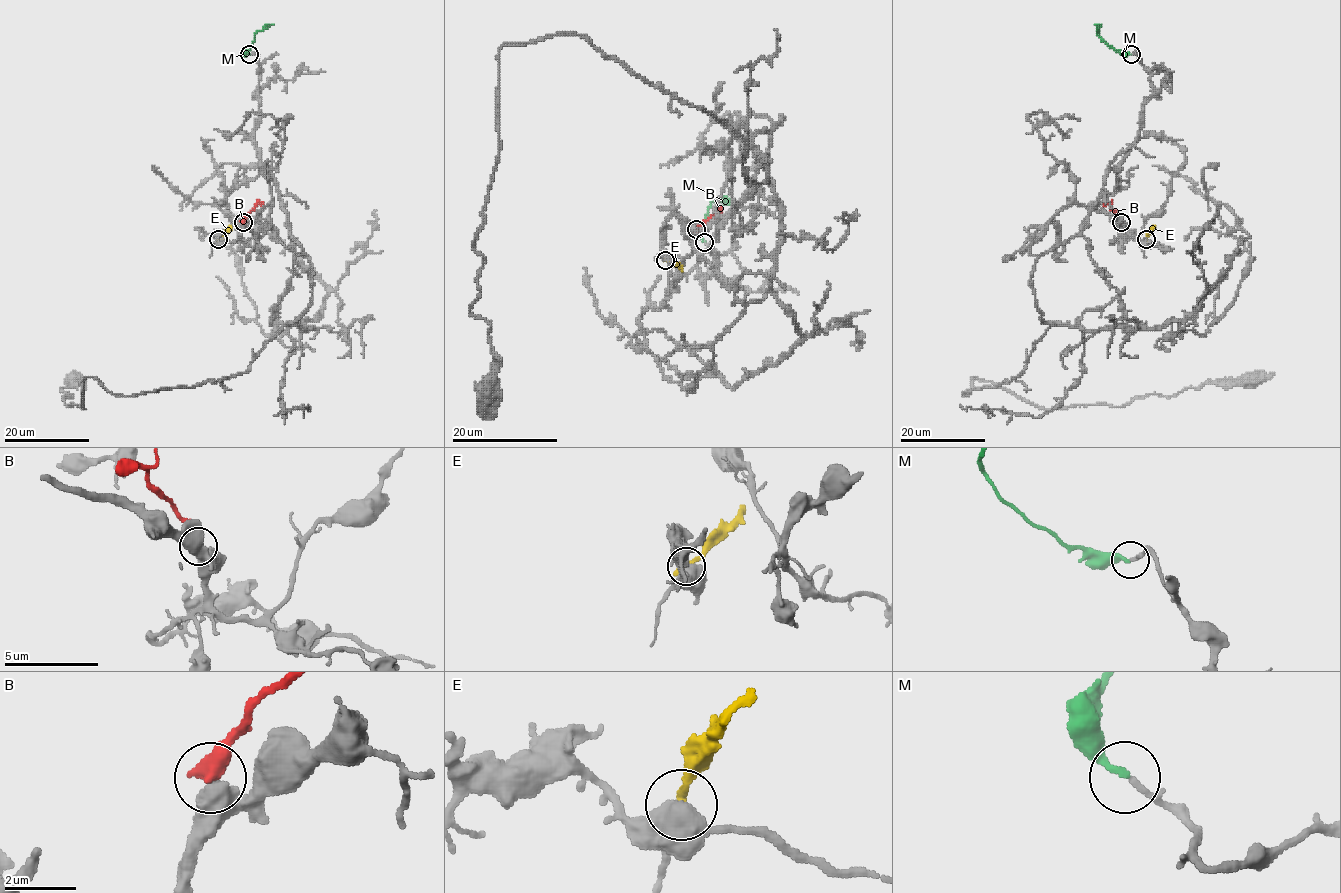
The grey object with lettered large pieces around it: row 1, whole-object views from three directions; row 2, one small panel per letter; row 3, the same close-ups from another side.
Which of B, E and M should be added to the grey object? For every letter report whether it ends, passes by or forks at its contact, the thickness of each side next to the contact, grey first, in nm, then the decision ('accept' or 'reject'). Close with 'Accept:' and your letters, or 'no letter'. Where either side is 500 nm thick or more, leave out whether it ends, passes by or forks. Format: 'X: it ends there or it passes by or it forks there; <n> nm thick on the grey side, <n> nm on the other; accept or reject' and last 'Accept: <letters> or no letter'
B: 650 nm thick on the grey side, 600 nm on the other; reject
E: 700 nm thick on the grey side, 280 nm on the other; reject
M: it ends there; 170 nm thick on the grey side, 200 nm on the other; accept
Accept: M

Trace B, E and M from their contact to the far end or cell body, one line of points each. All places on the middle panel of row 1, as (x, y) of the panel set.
B: (697, 229), (722, 206)
E: (665, 259), (673, 261), (682, 270)
M: (705, 242), (701, 238), (702, 225), (710, 202), (734, 201)

